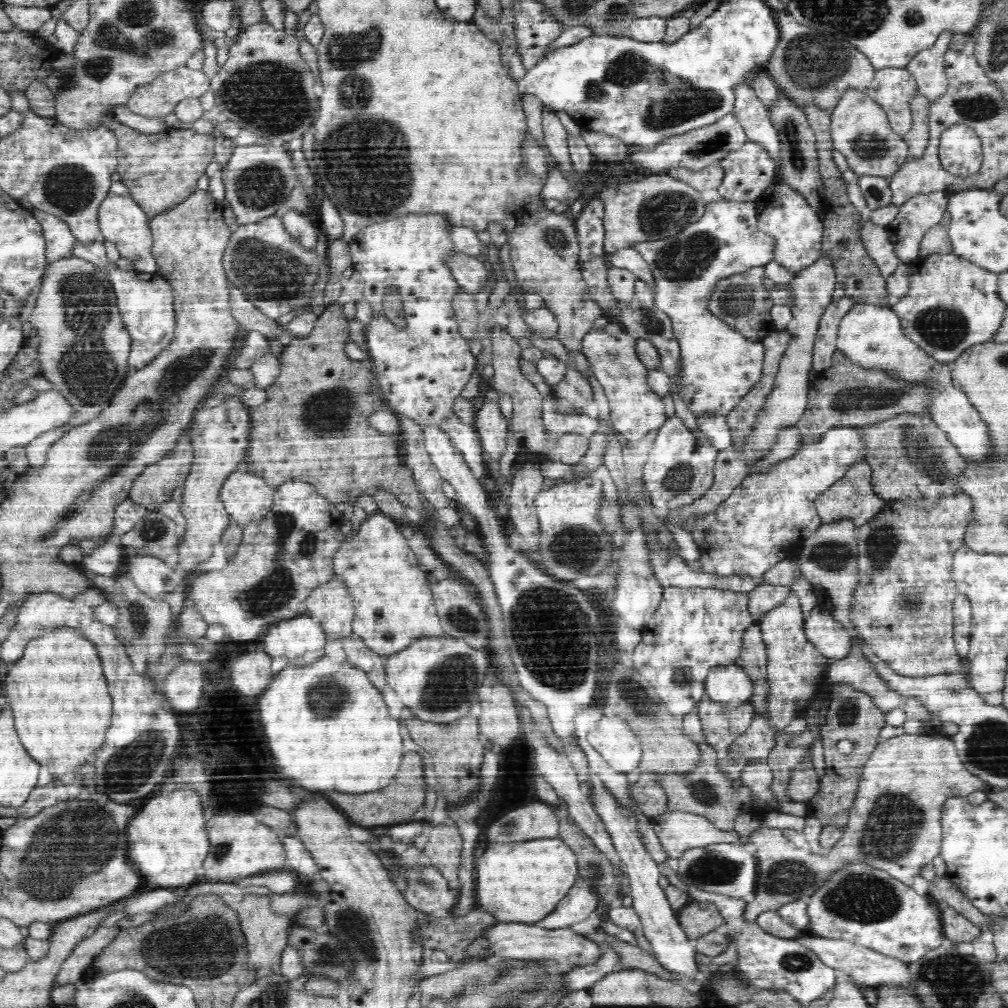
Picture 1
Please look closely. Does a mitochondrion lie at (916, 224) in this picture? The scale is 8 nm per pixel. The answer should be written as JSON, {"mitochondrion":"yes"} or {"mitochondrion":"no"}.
{"mitochondrion":"no"}

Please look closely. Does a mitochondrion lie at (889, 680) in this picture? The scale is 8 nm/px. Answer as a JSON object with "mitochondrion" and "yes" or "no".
{"mitochondrion":"no"}

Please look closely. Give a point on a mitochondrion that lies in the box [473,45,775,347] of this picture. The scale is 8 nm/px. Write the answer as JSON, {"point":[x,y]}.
{"point":[672,100]}

